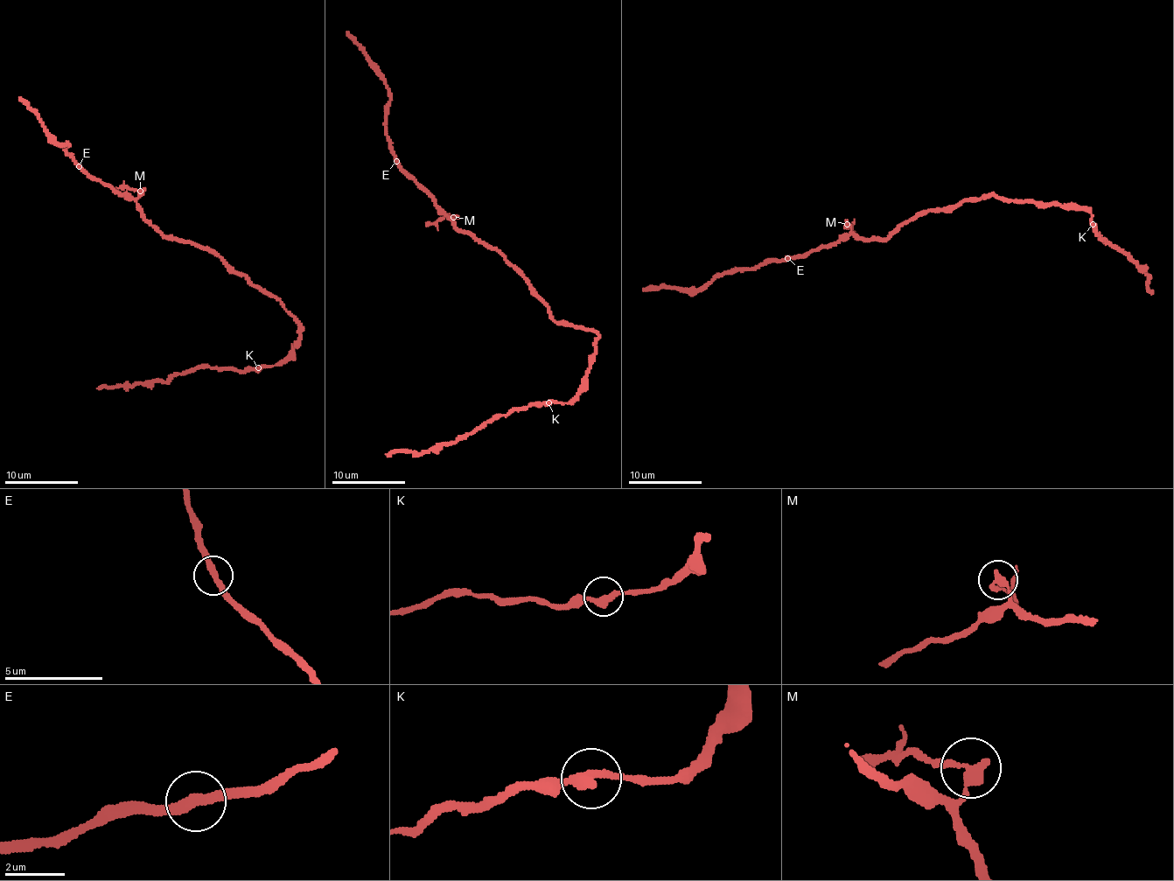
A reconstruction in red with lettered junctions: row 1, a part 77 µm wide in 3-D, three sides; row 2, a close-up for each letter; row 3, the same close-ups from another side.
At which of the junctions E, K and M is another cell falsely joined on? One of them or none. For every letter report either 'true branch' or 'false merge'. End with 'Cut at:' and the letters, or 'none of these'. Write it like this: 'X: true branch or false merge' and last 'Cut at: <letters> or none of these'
E: true branch
K: true branch
M: false merge
Cut at: M

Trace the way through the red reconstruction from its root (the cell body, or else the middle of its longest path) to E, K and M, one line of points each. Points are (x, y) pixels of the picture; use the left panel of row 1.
E: (227, 266), (219, 255), (187, 241), (160, 234), (145, 219), (135, 199), (88, 175), (79, 166)
K: (227, 266), (276, 297), (302, 327), (293, 356), (276, 366), (258, 367)
M: (227, 266), (219, 255), (157, 232), (145, 219), (136, 202), (140, 191)

